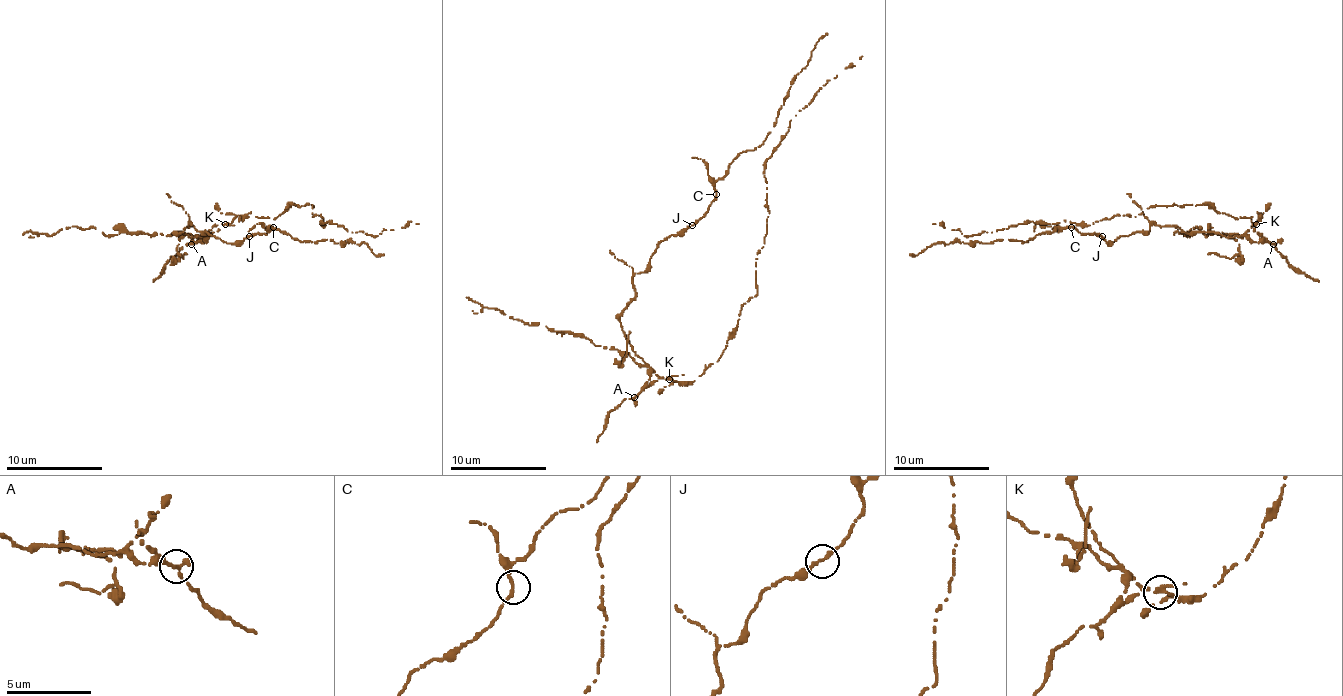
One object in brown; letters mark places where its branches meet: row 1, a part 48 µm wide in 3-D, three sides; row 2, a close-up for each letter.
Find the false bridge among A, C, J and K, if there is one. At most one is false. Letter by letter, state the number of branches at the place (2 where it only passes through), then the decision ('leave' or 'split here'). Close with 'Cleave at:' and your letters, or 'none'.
A: branches 2; leave
C: branches 2; leave
J: branches 2; leave
K: branches 2; split here
Cleave at: K

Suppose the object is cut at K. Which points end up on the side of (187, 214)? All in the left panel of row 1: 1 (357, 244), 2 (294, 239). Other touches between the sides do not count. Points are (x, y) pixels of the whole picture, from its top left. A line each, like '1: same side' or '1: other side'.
1: same side
2: same side

